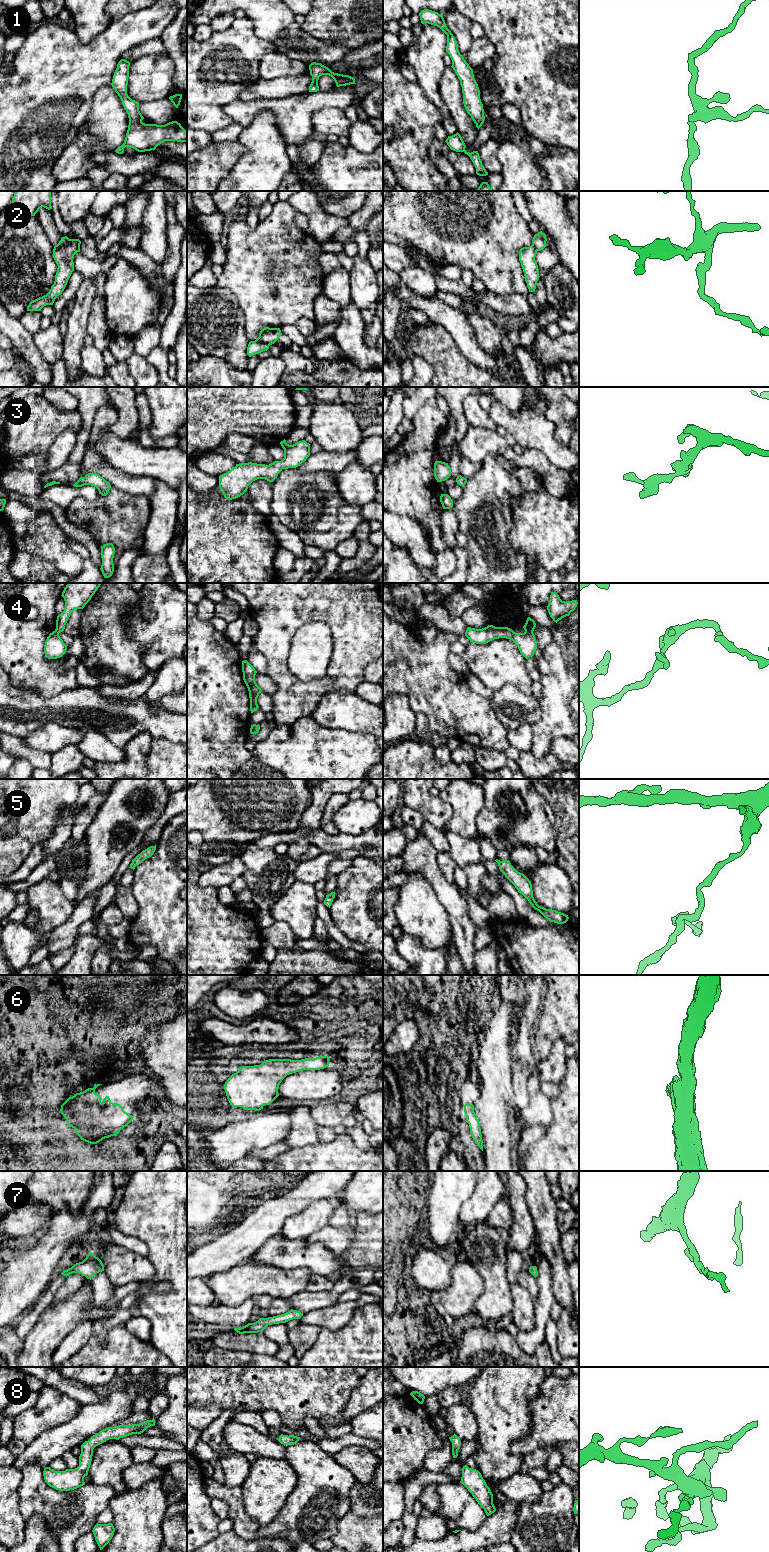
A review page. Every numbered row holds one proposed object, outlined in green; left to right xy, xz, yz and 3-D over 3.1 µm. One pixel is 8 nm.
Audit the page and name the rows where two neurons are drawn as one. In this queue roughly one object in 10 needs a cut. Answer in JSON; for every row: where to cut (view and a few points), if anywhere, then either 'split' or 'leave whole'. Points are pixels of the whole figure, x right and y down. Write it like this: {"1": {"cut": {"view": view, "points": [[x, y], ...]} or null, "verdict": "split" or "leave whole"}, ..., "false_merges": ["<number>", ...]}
{"1": {"cut": null, "verdict": "leave whole"}, "2": {"cut": {"view": "xy", "points": [[70, 239], [65, 245], [54, 248]]}, "verdict": "split"}, "3": {"cut": null, "verdict": "leave whole"}, "4": {"cut": {"view": "yz", "points": [[525, 630], [532, 632]]}, "verdict": "split"}, "5": {"cut": null, "verdict": "leave whole"}, "6": {"cut": null, "verdict": "leave whole"}, "7": {"cut": null, "verdict": "leave whole"}, "8": {"cut": null, "verdict": "leave whole"}, "false_merges": ["2", "4"]}

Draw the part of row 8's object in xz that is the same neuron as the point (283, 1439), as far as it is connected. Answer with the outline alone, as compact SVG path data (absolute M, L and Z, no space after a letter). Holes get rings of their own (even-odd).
M281 1434L277 1439L283 1445L294 1445L299 1441L300 1437L294 1435L283 1435Z

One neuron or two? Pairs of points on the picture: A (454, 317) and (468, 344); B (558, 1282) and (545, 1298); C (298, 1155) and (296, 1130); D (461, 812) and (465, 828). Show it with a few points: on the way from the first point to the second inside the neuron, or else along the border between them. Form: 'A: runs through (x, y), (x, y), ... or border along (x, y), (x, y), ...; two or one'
A: runs through (456, 324), (464, 337); one
B: border along (549, 1266), (552, 1290), (556, 1300); two
C: border along (318, 1141), (290, 1149); two
D: runs through (463, 816), (464, 824); one

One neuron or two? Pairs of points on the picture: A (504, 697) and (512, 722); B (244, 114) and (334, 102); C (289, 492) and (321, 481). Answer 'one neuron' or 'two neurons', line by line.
A: one neuron
B: one neuron
C: one neuron

